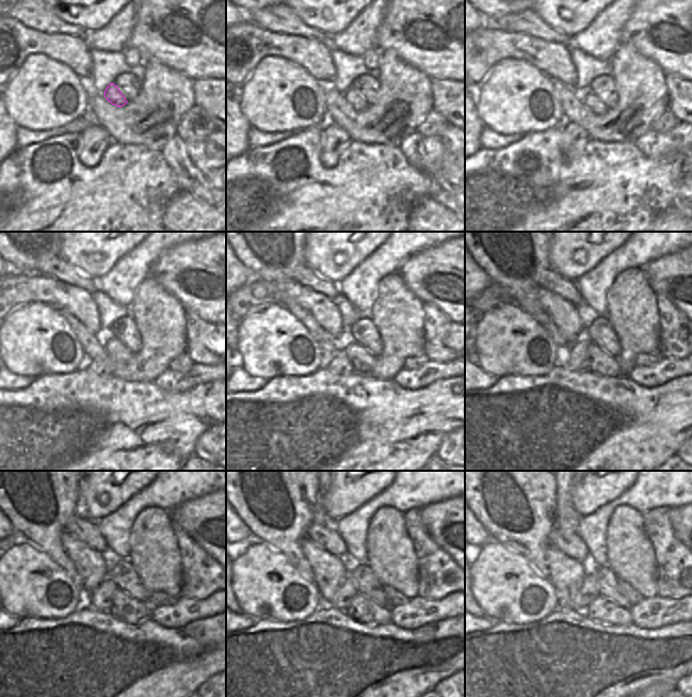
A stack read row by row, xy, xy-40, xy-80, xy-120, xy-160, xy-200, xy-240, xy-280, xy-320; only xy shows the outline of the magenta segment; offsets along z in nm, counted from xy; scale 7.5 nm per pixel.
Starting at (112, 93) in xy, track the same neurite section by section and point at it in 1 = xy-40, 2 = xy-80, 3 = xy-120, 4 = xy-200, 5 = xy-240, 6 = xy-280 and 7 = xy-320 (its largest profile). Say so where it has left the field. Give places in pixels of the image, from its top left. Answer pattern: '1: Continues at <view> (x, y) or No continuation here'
1: Continues at xy-40 (351, 95)
2: Continues at xy-80 (592, 101)
3: Continues at xy-120 (117, 352)
4: Continues at xy-200 (601, 363)
5: Continues at xy-240 (124, 607)
6: Continues at xy-280 (363, 610)
7: Continues at xy-320 (604, 611)

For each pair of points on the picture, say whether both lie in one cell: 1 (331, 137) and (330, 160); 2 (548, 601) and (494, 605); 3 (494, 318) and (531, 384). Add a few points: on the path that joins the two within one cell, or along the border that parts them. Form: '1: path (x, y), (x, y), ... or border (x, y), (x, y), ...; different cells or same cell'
1: path (331, 142), (330, 155); same cell
2: path (537, 614), (529, 615), (516, 605), (508, 605); same cell
3: border (551, 369), (544, 375), (504, 375), (502, 377); different cells

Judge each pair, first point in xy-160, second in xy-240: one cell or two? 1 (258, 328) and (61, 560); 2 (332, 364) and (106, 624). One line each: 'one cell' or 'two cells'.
1: two cells
2: two cells

